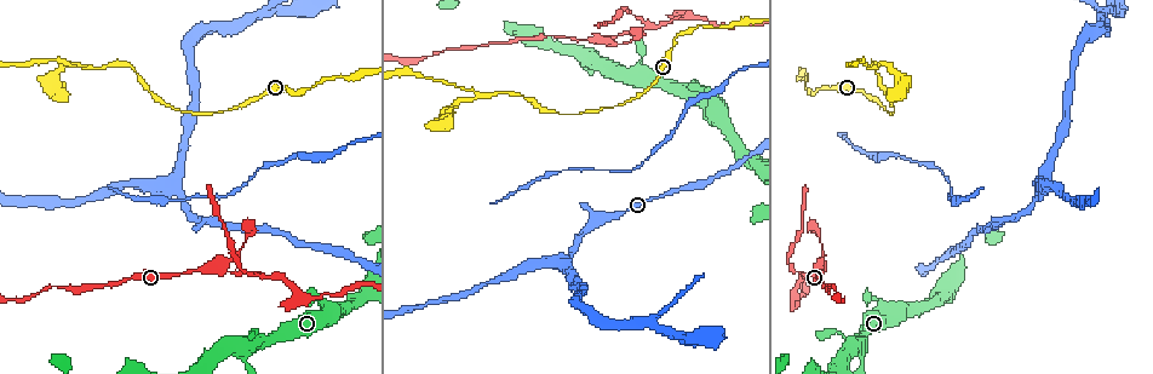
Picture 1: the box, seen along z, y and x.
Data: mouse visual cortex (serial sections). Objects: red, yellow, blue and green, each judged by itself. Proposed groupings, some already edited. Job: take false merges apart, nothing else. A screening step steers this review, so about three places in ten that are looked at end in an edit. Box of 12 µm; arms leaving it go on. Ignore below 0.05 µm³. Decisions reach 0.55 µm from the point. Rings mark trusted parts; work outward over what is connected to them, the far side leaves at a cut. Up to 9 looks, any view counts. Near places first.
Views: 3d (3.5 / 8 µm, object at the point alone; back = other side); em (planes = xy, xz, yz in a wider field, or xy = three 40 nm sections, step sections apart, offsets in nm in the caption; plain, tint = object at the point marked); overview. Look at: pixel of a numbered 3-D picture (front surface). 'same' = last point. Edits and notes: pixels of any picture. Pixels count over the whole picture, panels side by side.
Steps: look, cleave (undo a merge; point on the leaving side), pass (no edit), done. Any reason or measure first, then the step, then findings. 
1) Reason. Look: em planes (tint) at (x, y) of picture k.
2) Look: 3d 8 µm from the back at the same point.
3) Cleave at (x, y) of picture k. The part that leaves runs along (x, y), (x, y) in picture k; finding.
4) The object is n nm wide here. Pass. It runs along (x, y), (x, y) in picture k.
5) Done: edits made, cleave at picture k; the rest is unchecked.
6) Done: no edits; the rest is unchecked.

Side arm on a straight run. Look: 3d 3.5 µm at (647, 28) of picture 1.

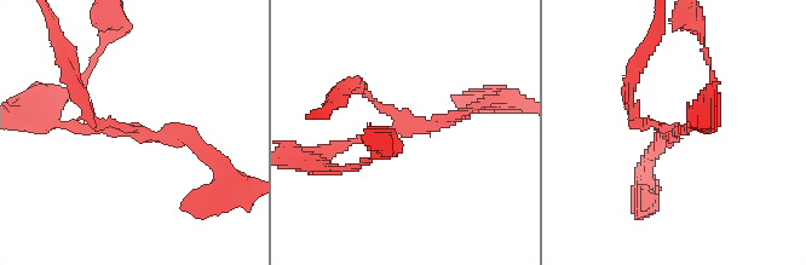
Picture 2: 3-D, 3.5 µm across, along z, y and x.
3 arms meet here; the arms are 100, 150, 200 nm wide. Look: em xy step 1 (tint) at (131, 131) of picture 2.

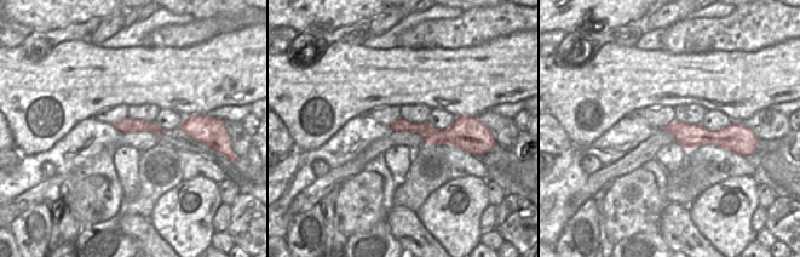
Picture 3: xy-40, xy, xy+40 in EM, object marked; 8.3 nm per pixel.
Cleave at (642, 125) of picture 2. Two cells meet here.

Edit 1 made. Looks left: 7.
See it whole again. Look: overview.

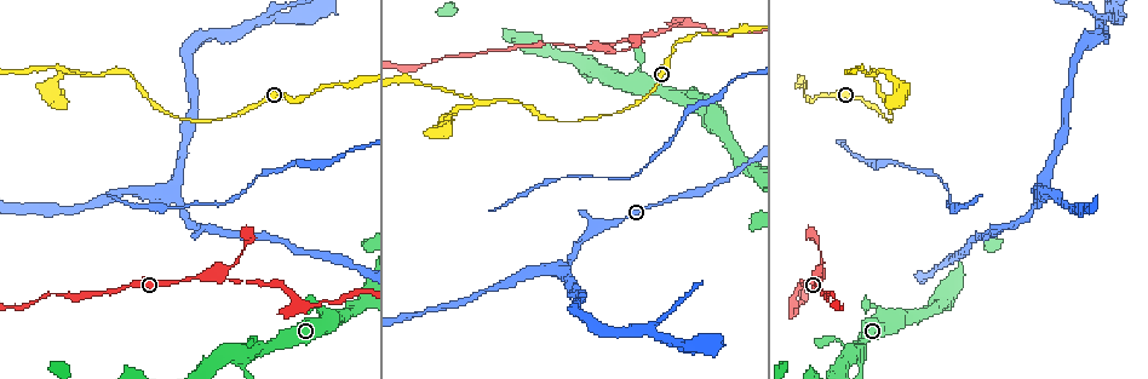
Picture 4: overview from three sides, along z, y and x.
Calibre changes. Look: 3d 8 µm at (173, 191) of picture 4.

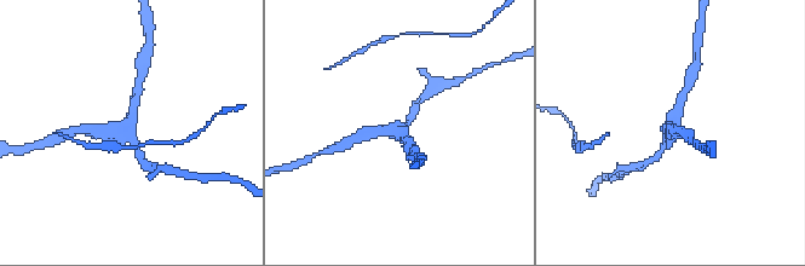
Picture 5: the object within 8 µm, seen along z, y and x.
3 arms meet here; the arms are 200, 250, 350 nm wide; now the EM. Look: em xy step 5 (tint) at (125, 130) of picture 5.

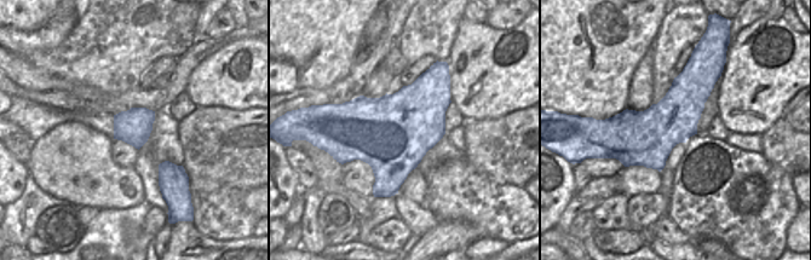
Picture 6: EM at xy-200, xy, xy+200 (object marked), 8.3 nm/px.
The object is 650 nm wide here. Pass. It runs along (655, 157), (662, 150), (679, 99) in picture 5; one cell here.

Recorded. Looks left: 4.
Arms part here. Look: 3d 3.5 µm at (261, 22) of picture 4.

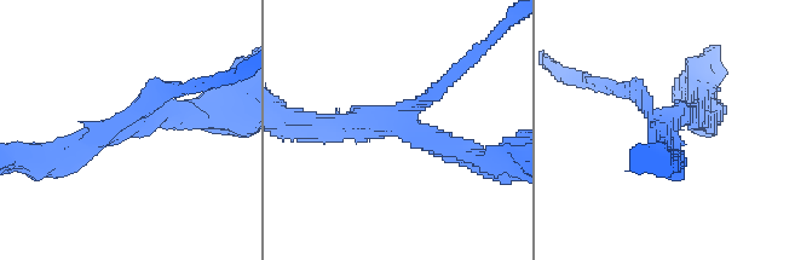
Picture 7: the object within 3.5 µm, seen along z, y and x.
3 arms meet here; the arms are 200, 300, 300 nm wide; shape alone is not enough. Look: em xy step 1 (tint) at (131, 119) of picture 7.

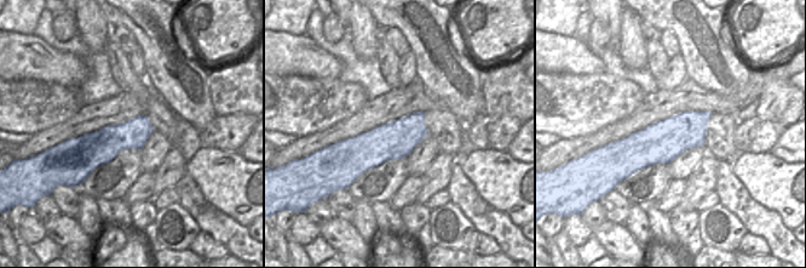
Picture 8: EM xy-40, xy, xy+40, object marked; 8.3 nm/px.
Look: em planes (tint) at the same point.

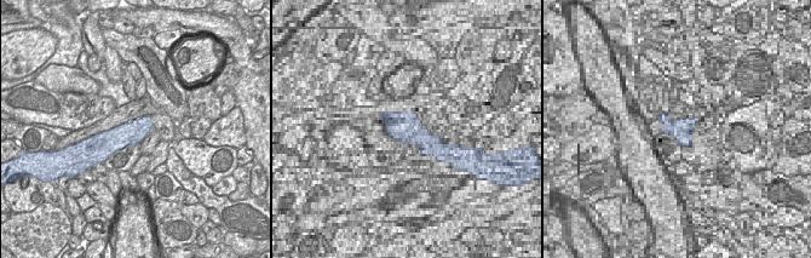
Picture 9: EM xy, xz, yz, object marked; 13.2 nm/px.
The object is 320 nm wide here. Cleave at (432, 96) of picture 7. A border runs along (113, 135), (107, 142), (92, 142) in picture 9; a second cell is stuck on.

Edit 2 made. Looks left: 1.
Done: edits made, cleave at picture 2, cleave at picture 7; the rest is unchecked.

